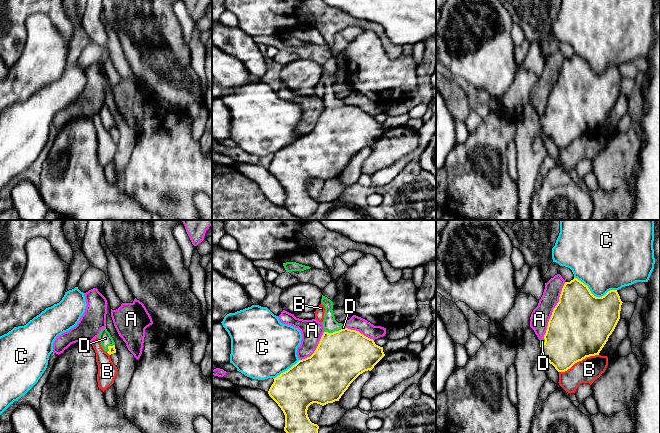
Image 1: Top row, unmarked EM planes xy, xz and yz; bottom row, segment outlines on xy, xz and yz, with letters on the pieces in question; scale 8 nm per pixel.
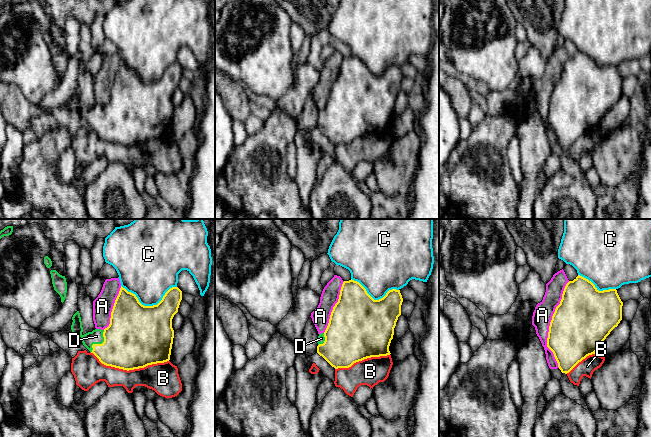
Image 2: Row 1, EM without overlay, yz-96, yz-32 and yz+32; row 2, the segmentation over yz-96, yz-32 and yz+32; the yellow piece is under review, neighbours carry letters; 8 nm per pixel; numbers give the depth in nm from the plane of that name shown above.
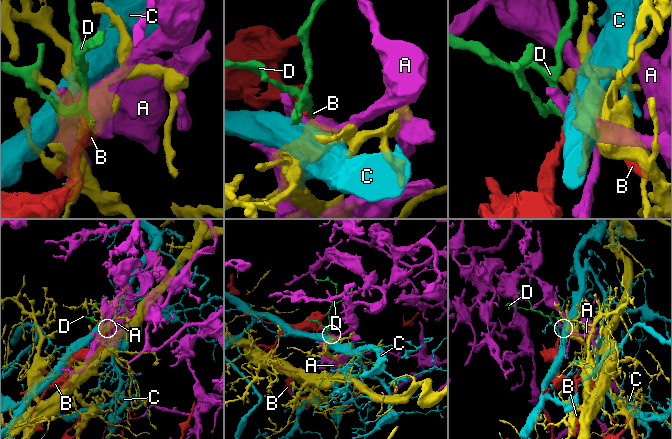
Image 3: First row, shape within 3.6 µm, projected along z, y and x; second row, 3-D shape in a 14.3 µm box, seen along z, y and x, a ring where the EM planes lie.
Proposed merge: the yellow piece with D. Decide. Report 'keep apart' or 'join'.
join

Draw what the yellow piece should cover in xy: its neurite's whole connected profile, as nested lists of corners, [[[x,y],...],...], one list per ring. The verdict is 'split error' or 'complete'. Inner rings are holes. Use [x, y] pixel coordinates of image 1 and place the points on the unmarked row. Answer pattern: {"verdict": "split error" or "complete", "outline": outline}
{"verdict": "split error", "outline": [[[103,104],[98,112],[101,122],[109,131],[116,129],[115,118],[106,104]]]}

